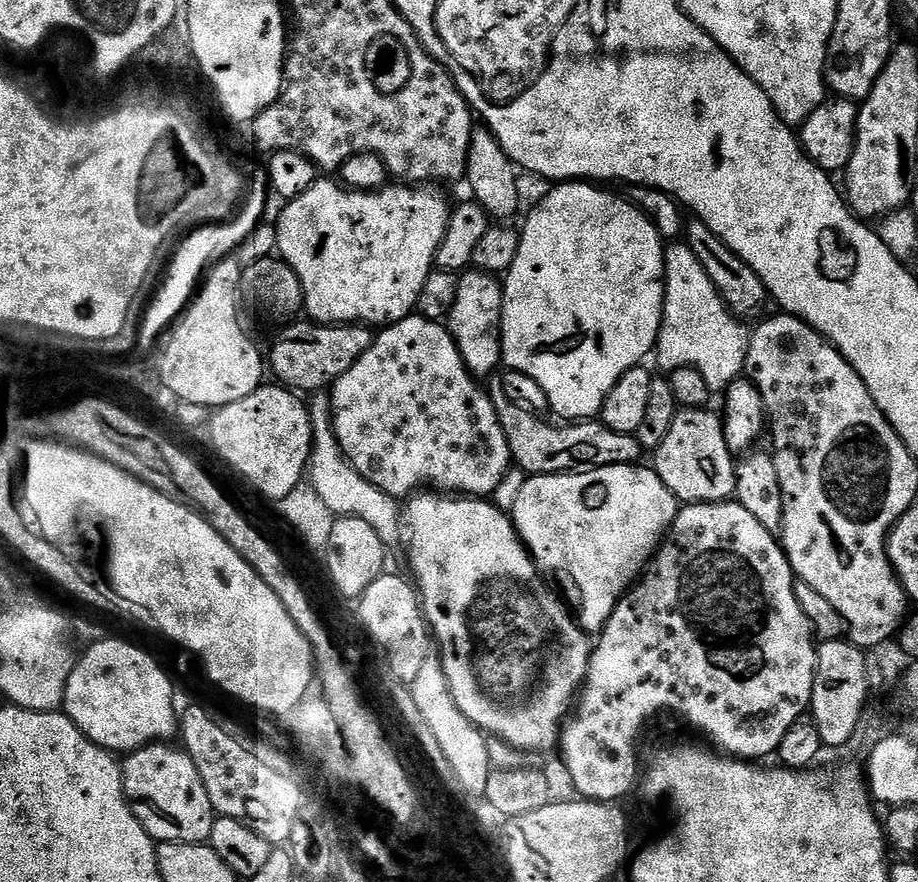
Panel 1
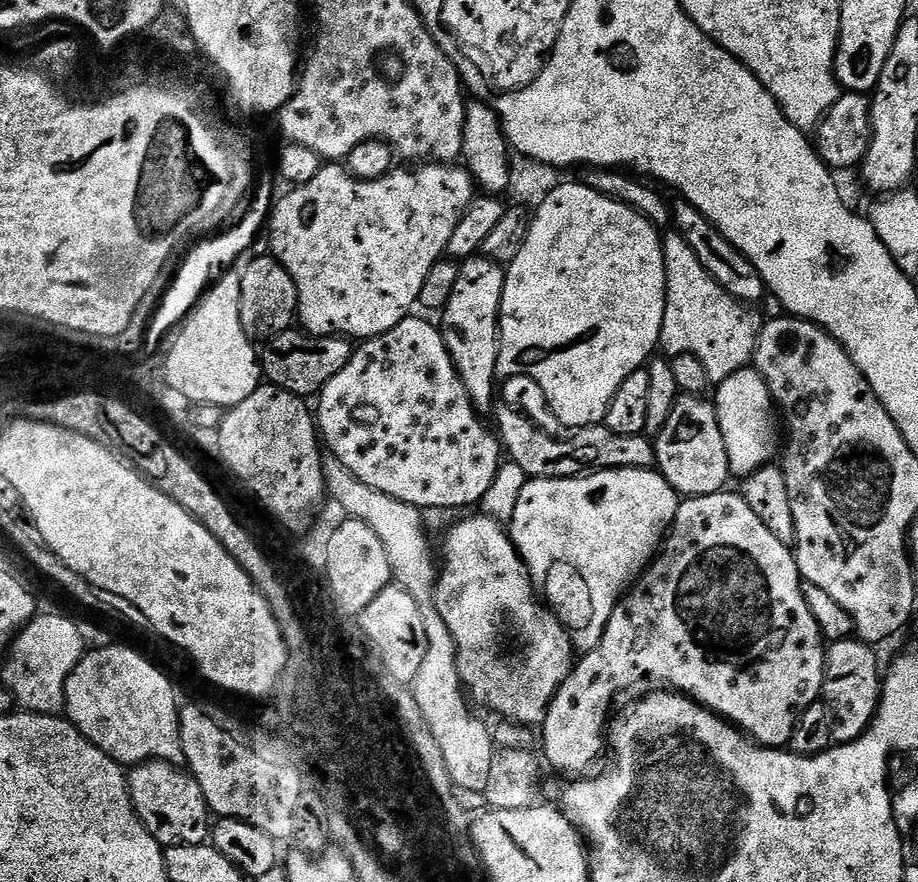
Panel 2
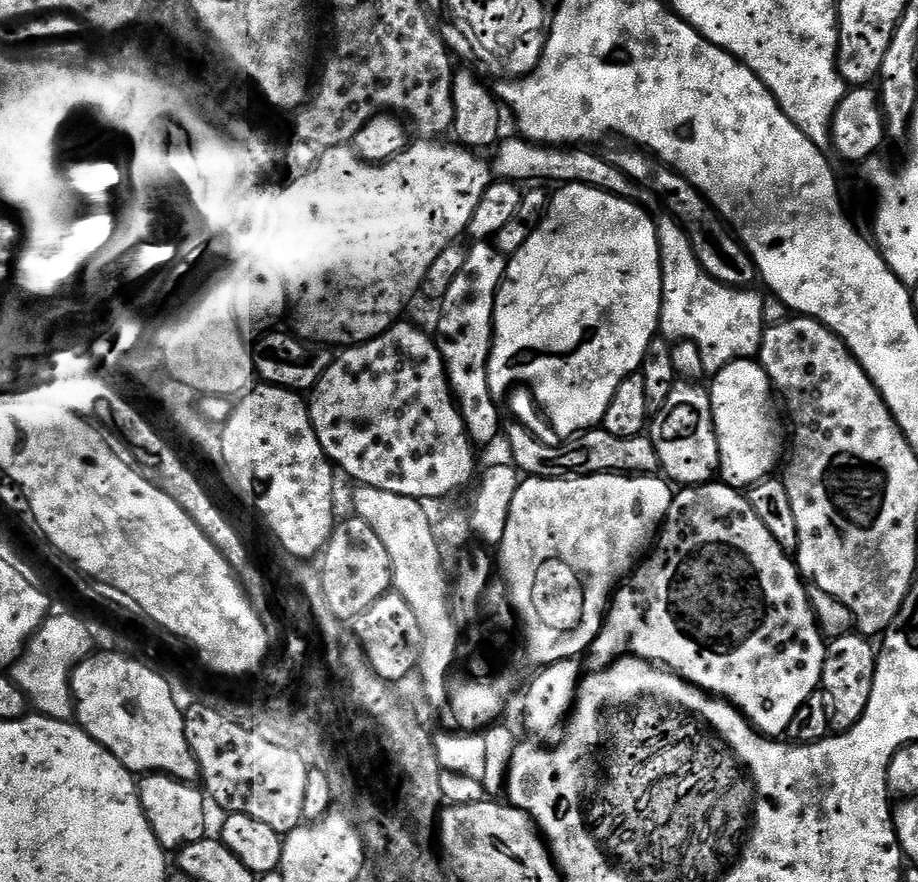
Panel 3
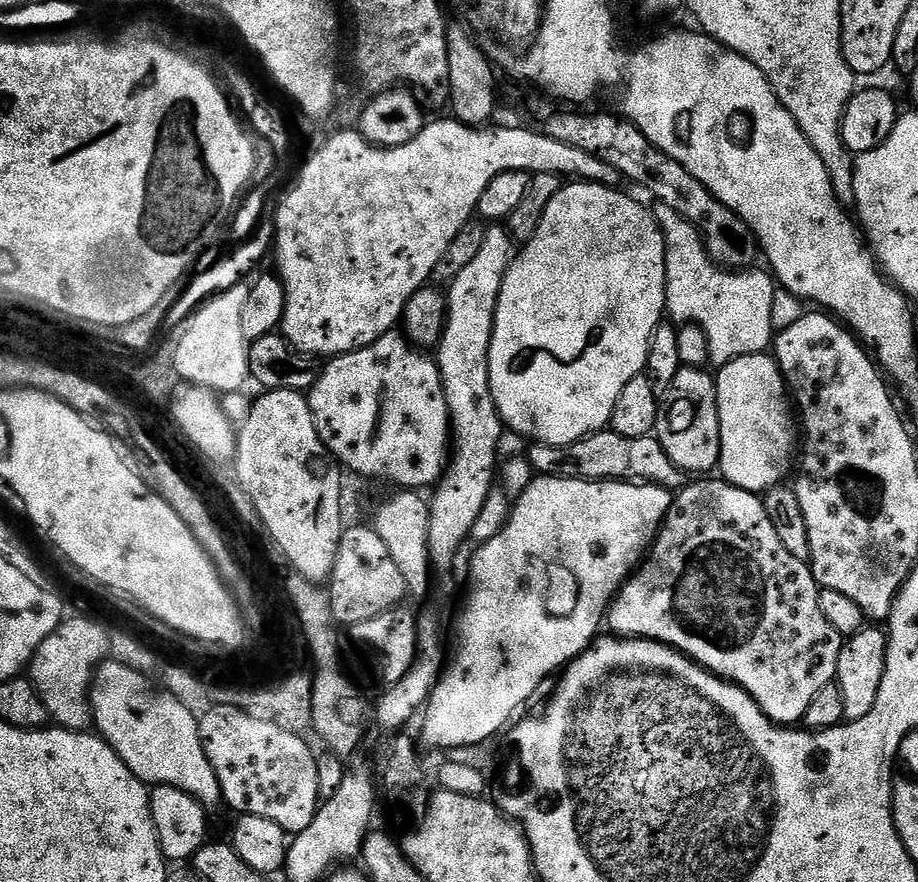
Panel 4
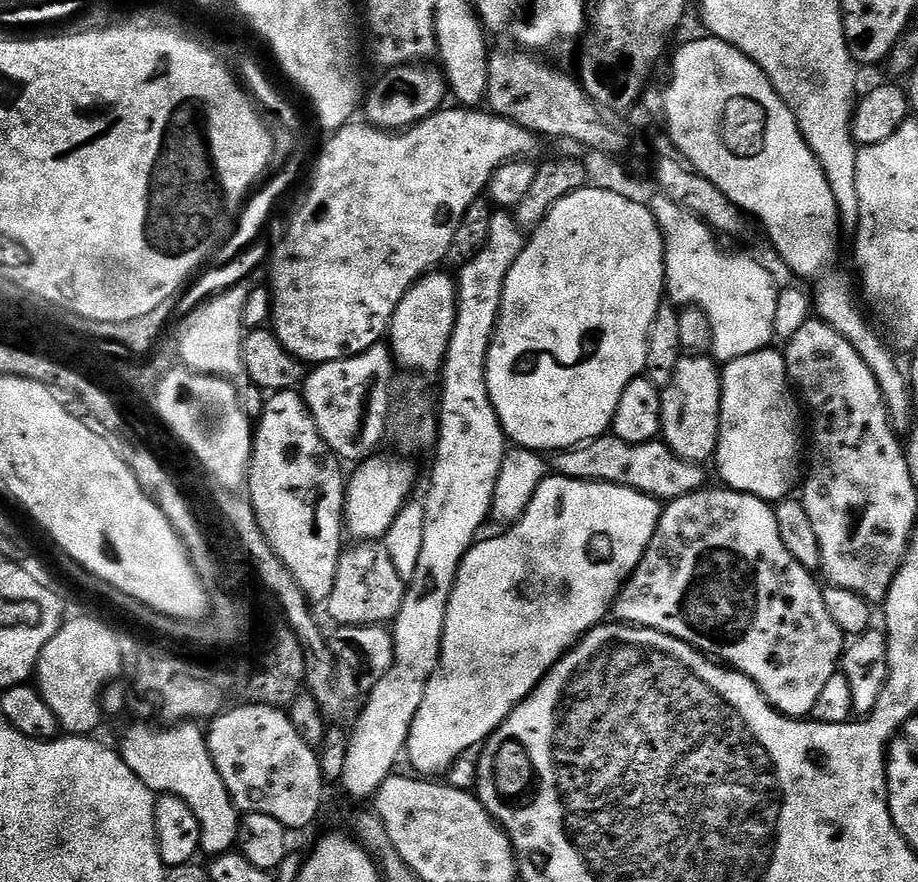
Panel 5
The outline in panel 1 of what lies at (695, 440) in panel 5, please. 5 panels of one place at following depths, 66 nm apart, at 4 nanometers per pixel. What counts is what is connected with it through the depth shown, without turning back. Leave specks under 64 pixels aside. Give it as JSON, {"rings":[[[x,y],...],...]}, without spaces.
{"rings":[[[684,408],[677,411],[670,426],[670,434],[662,438],[662,446],[655,449],[654,471],[684,504],[717,504],[736,494],[736,464],[724,437],[724,421],[708,408]]]}

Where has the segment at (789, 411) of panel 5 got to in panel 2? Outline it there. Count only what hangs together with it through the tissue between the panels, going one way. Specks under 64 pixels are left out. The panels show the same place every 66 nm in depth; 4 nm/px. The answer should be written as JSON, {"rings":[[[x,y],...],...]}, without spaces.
{"rings":[[[752,366],[743,368],[730,374],[730,378],[726,378],[721,384],[715,385],[714,392],[718,426],[722,430],[722,442],[726,442],[729,473],[733,477],[743,478],[757,472],[764,465],[773,463],[778,456],[778,416],[762,374]]]}

